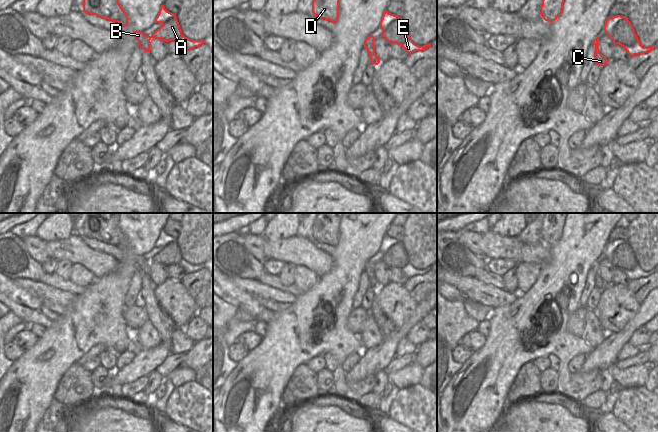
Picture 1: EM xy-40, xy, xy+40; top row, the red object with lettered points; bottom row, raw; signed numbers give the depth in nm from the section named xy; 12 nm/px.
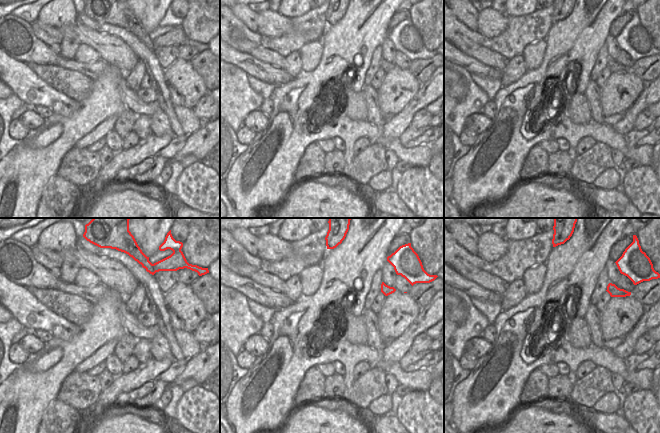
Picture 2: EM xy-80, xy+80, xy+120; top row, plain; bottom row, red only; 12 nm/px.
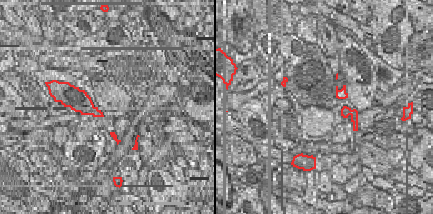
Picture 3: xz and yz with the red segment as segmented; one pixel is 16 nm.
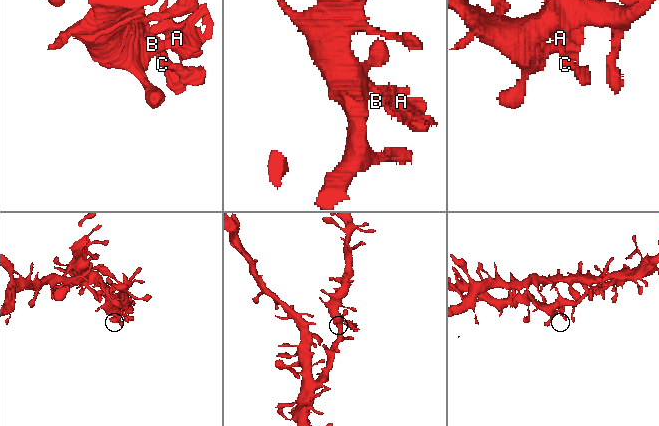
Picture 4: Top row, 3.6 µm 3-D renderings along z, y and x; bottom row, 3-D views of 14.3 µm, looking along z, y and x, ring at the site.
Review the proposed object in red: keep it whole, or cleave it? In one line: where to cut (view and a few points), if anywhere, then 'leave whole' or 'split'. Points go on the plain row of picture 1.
no cut; leave whole

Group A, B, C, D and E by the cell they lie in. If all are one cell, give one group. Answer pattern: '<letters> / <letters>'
A B C D E

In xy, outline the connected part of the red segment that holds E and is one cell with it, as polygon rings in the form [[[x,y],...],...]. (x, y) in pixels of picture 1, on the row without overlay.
[[[384,235],[382,243],[380,245],[380,251],[382,253],[381,260],[389,267],[401,269],[408,278],[415,275],[423,275],[431,270],[431,267],[419,270],[415,268],[408,258],[406,249],[402,242],[397,239]]]

